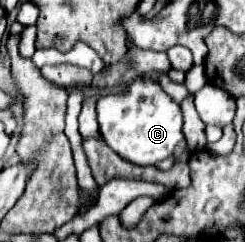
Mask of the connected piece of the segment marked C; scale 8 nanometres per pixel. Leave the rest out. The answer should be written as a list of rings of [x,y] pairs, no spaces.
[[[133,81],[127,91],[101,97],[97,101],[97,121],[105,143],[133,165],[155,165],[183,141],[181,109],[157,81]]]

